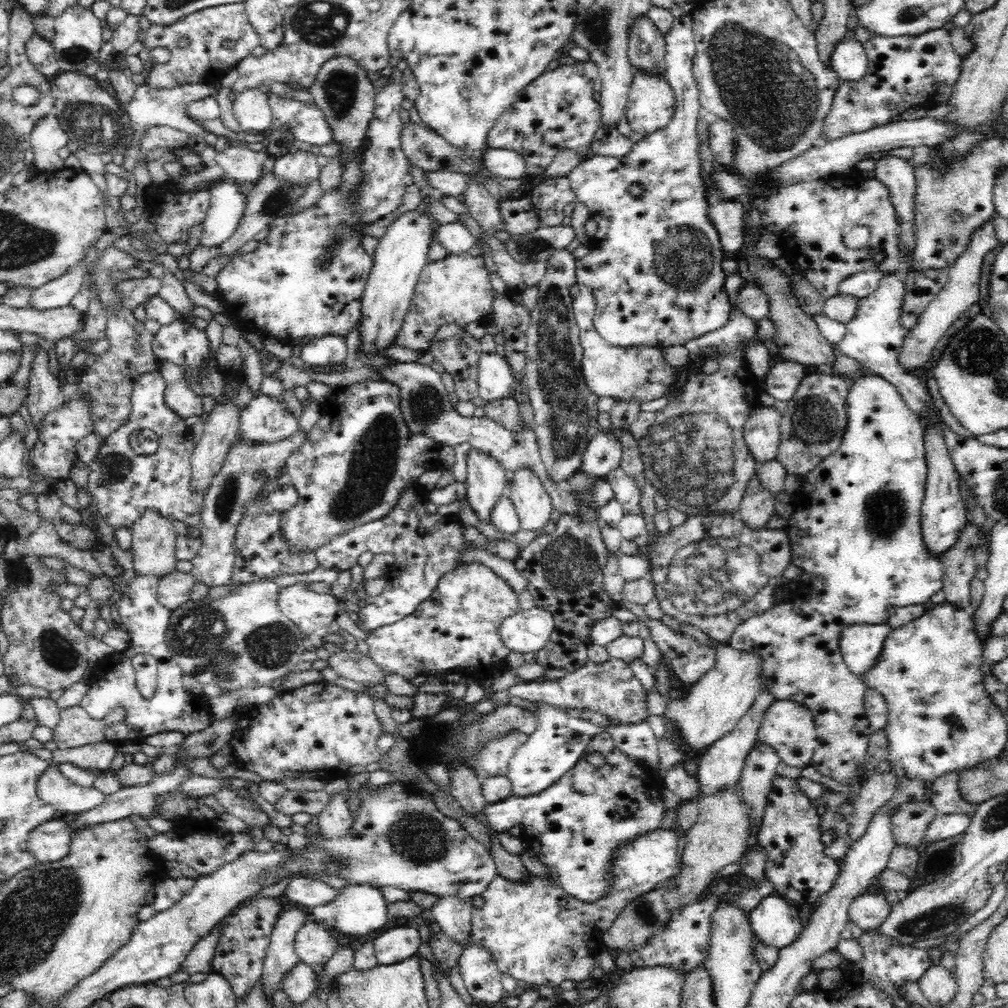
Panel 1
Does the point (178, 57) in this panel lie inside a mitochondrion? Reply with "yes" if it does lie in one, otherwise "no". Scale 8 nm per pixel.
no

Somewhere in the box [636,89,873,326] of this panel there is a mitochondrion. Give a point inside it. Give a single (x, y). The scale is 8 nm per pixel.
(683, 255)

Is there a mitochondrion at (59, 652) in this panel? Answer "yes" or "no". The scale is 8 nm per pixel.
yes

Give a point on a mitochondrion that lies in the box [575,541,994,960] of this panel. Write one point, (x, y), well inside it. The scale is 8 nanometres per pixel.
(927, 924)

